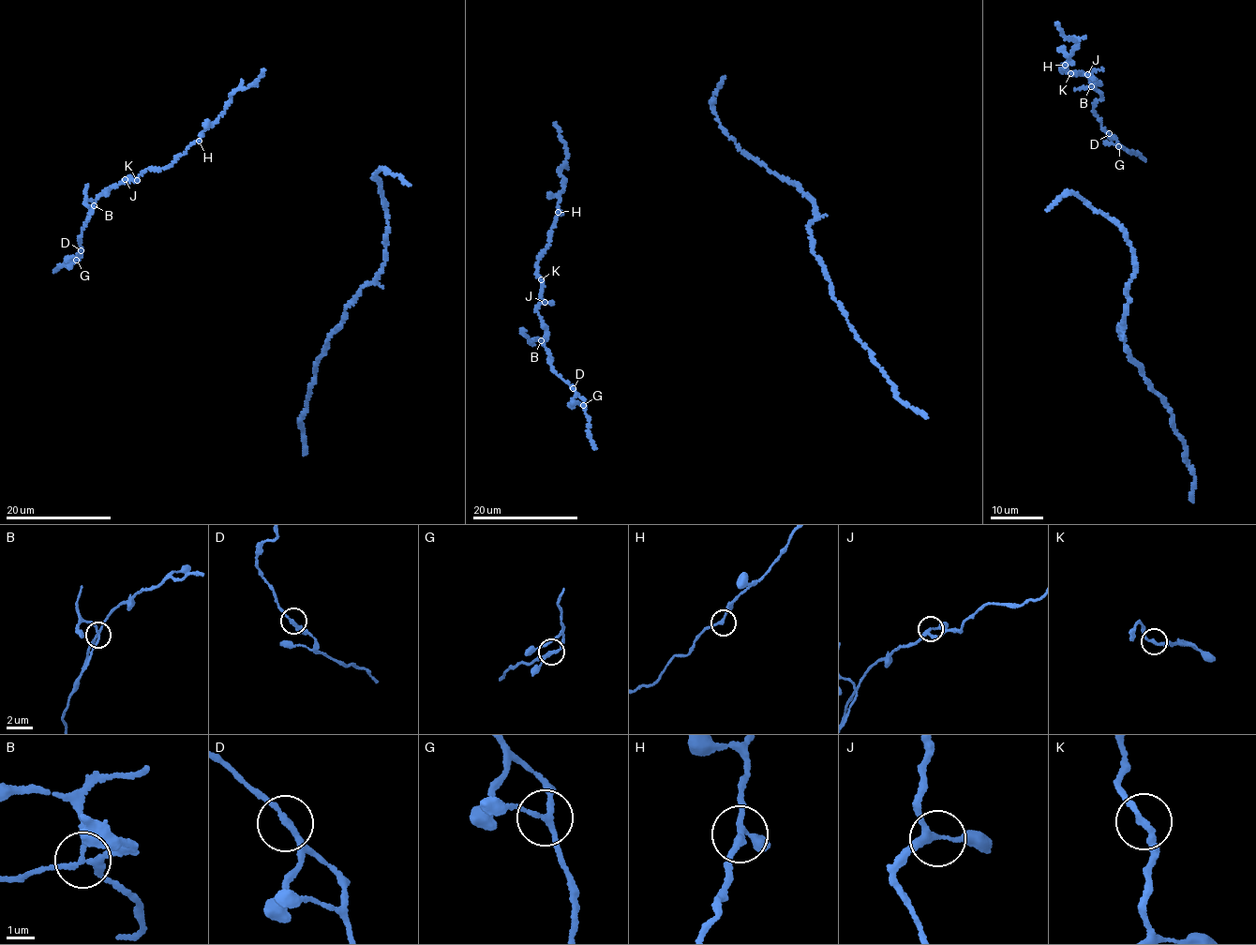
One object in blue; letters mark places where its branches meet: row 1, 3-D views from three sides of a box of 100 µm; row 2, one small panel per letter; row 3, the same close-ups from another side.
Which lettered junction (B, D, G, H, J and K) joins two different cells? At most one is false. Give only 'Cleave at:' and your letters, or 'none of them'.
Cleave at: B

